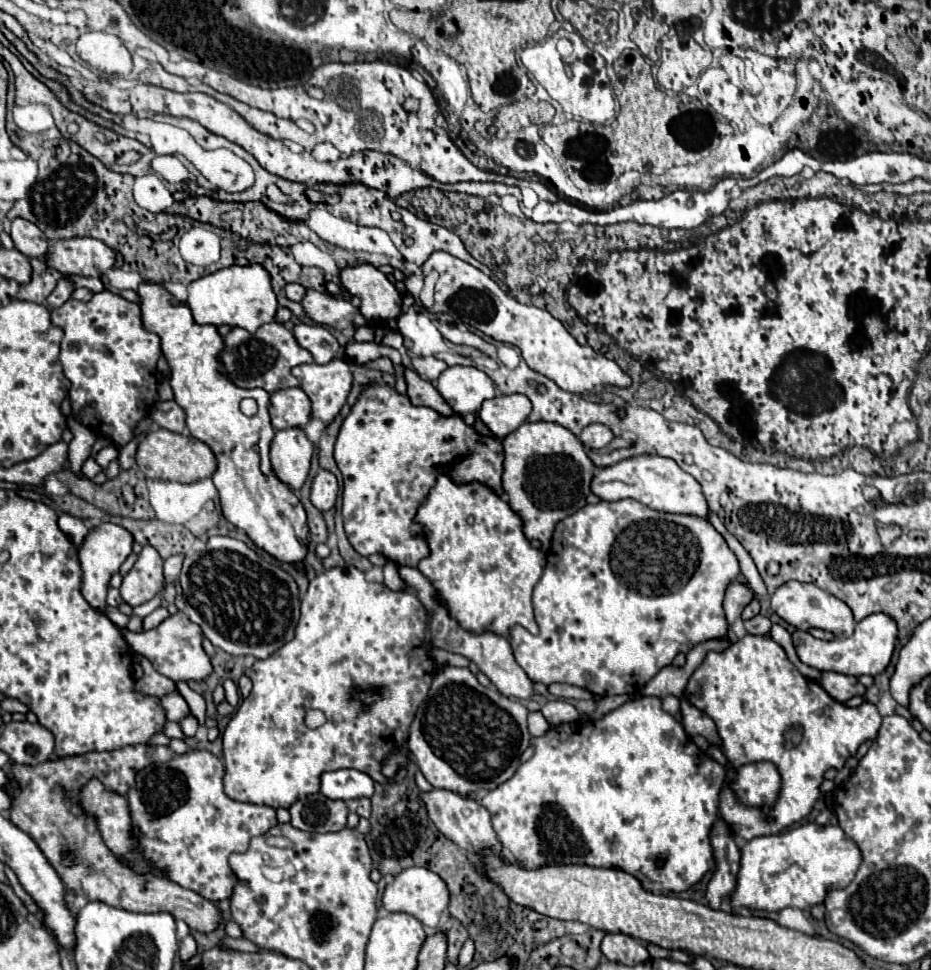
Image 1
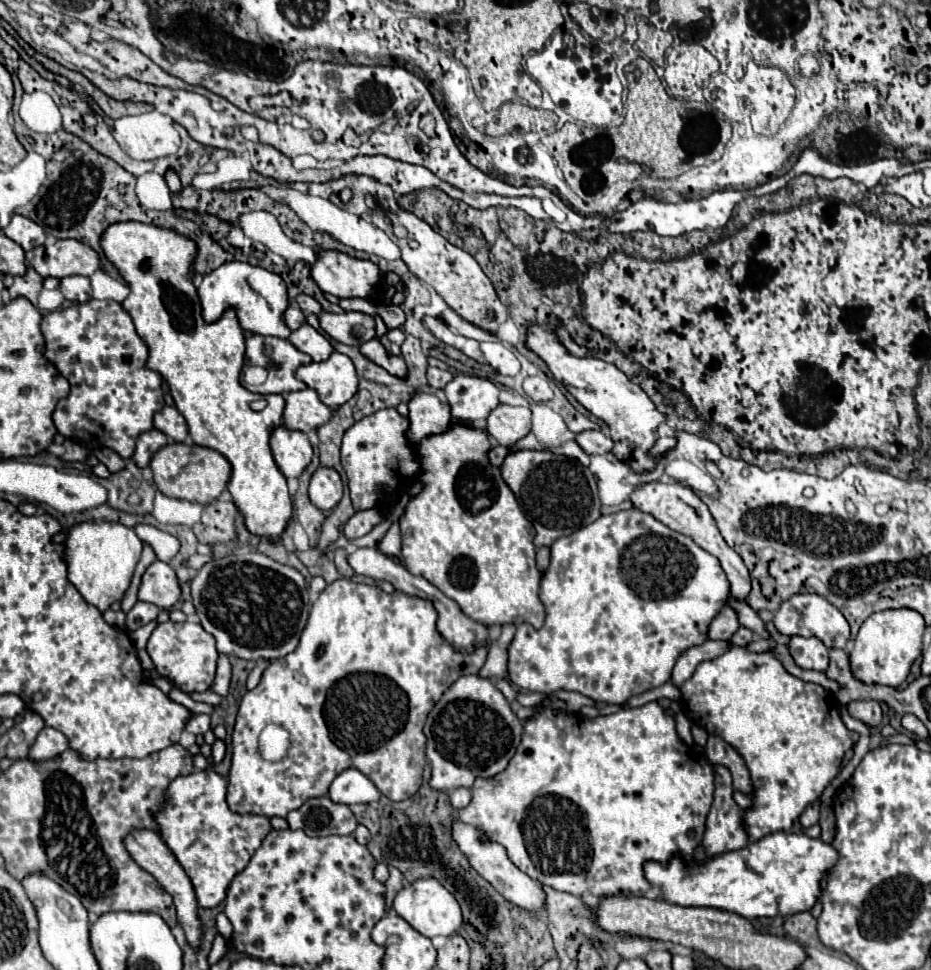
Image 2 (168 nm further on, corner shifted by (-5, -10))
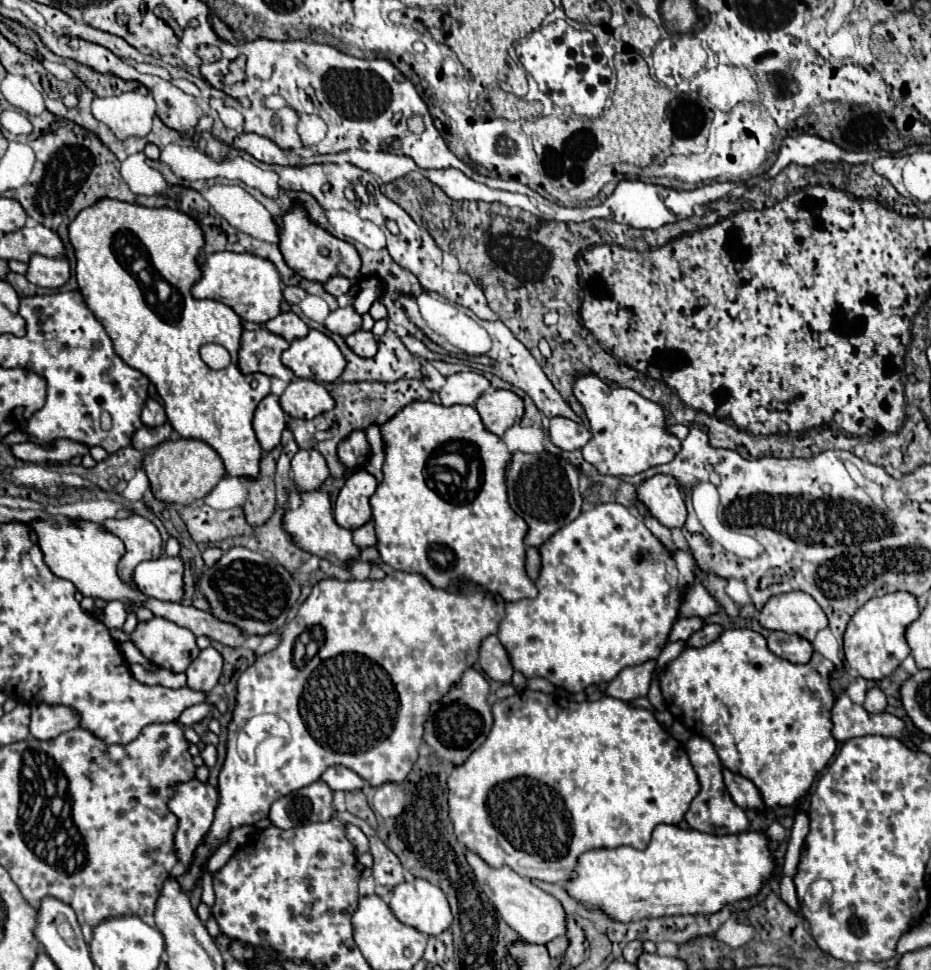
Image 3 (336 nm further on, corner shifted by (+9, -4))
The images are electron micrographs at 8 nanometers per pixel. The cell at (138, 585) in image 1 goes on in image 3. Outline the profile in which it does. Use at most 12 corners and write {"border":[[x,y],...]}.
{"border":[[180,556],[140,562],[134,584],[148,598],[182,602]]}

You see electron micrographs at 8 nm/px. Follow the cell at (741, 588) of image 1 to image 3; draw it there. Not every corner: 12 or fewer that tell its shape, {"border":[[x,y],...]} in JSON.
{"border":[[680,618],[668,634],[668,642],[688,640],[704,622],[700,618]]}

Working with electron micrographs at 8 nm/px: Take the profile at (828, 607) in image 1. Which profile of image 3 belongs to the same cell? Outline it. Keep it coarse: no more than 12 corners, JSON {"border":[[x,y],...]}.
{"border":[[804,592],[772,596],[760,626],[806,640],[828,626]]}

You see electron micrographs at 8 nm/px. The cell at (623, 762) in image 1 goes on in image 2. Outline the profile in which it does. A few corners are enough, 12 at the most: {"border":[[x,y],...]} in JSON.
{"border":[[658,702],[540,708],[458,818],[574,896],[692,862],[714,766]]}

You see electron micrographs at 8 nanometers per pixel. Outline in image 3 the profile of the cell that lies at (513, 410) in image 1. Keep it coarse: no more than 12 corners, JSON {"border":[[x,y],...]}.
{"border":[[512,390],[484,392],[476,410],[492,434],[522,420],[524,402]]}

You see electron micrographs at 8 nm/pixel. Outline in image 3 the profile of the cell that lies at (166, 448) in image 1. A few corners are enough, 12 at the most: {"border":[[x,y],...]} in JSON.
{"border":[[166,440],[144,458],[166,504],[204,498],[226,474],[202,440]]}

